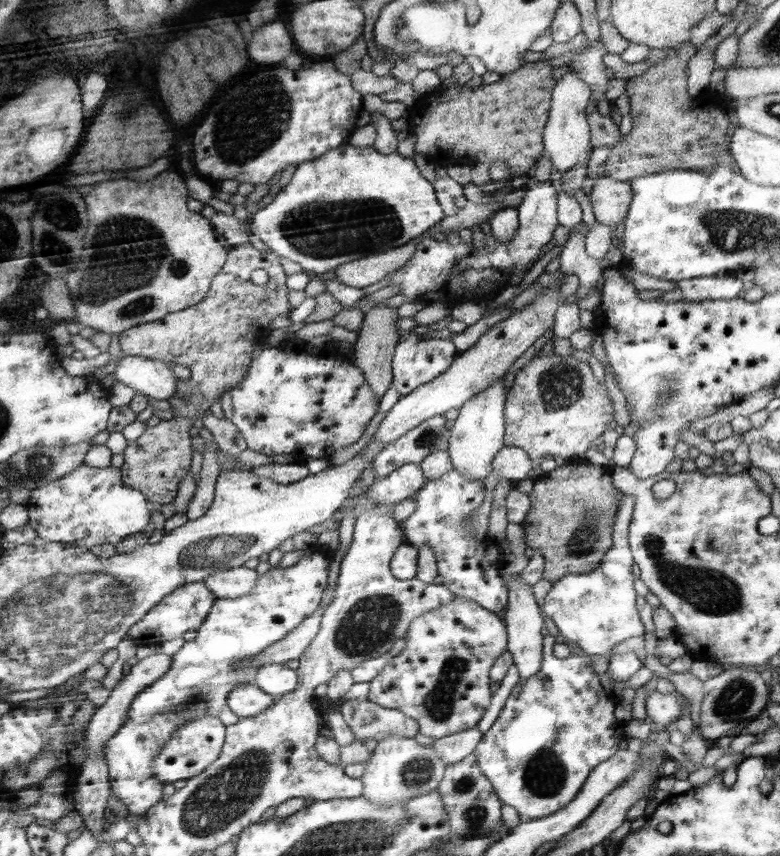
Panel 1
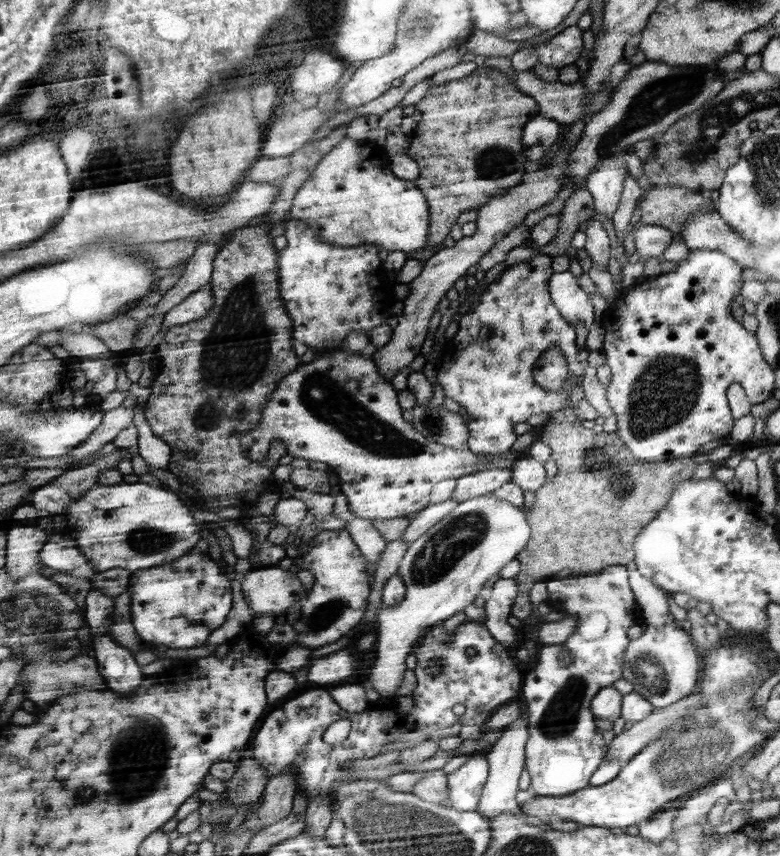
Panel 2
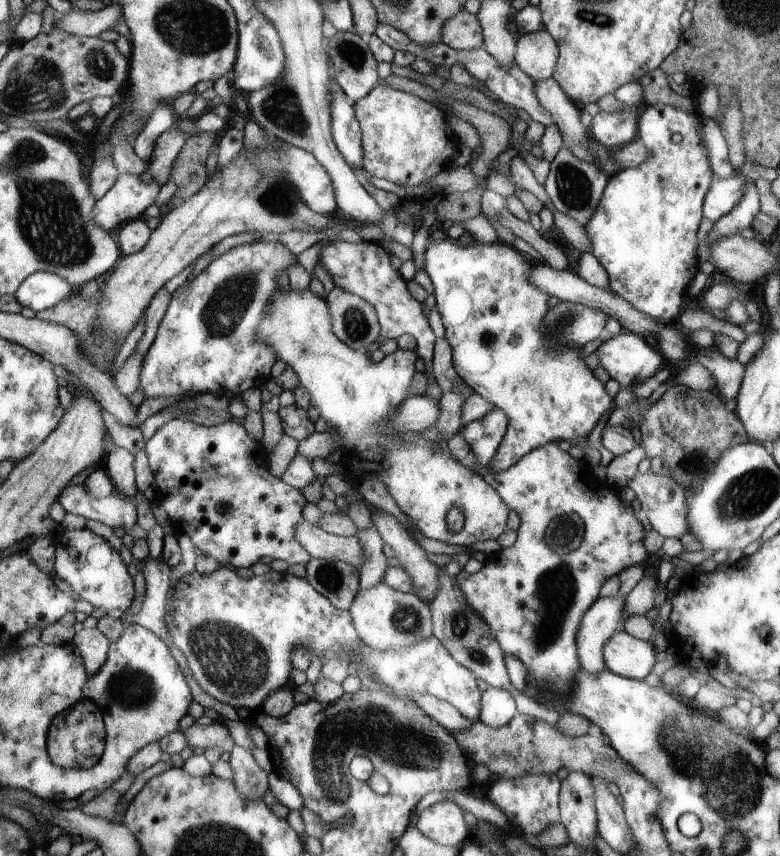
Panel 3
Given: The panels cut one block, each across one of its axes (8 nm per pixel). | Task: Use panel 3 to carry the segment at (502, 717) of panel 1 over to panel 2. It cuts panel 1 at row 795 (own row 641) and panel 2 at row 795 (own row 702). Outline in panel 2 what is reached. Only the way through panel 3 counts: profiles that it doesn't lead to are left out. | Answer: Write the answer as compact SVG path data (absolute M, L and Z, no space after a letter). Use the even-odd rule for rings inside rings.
M614 565L612 567L606 567L600 574L592 575L592 576L581 576L581 577L566 577L562 579L558 578L547 578L545 580L548 596L546 602L560 602L560 606L562 606L561 612L564 613L566 617L574 617L577 620L576 630L570 635L569 639L566 639L566 643L562 645L550 645L550 646L540 646L538 649L537 657L538 660L536 664L530 667L530 670L527 670L524 673L525 679L522 684L520 699L523 700L525 704L525 710L529 716L529 738L528 742L525 744L525 767L529 770L531 774L531 782L529 791L534 792L536 796L566 796L573 794L577 791L582 791L584 788L589 787L590 777L598 770L598 767L604 762L604 758L608 755L609 744L612 743L615 735L613 731L607 732L598 732L596 730L596 720L594 720L594 714L592 712L592 706L590 705L590 700L594 700L598 692L602 691L602 688L607 688L613 686L614 682L621 678L625 678L625 666L626 666L626 650L628 650L628 636L626 636L626 632L628 632L628 628L632 626L632 624L636 624L636 622L640 621L640 612L636 610L636 602L634 602L634 594L632 594L632 590L630 590L630 585L628 584L628 570L626 570L626 565ZM566 649L568 653L570 653L570 664L568 666L562 666L560 664L560 660L558 660L558 655L560 655L560 650Z

